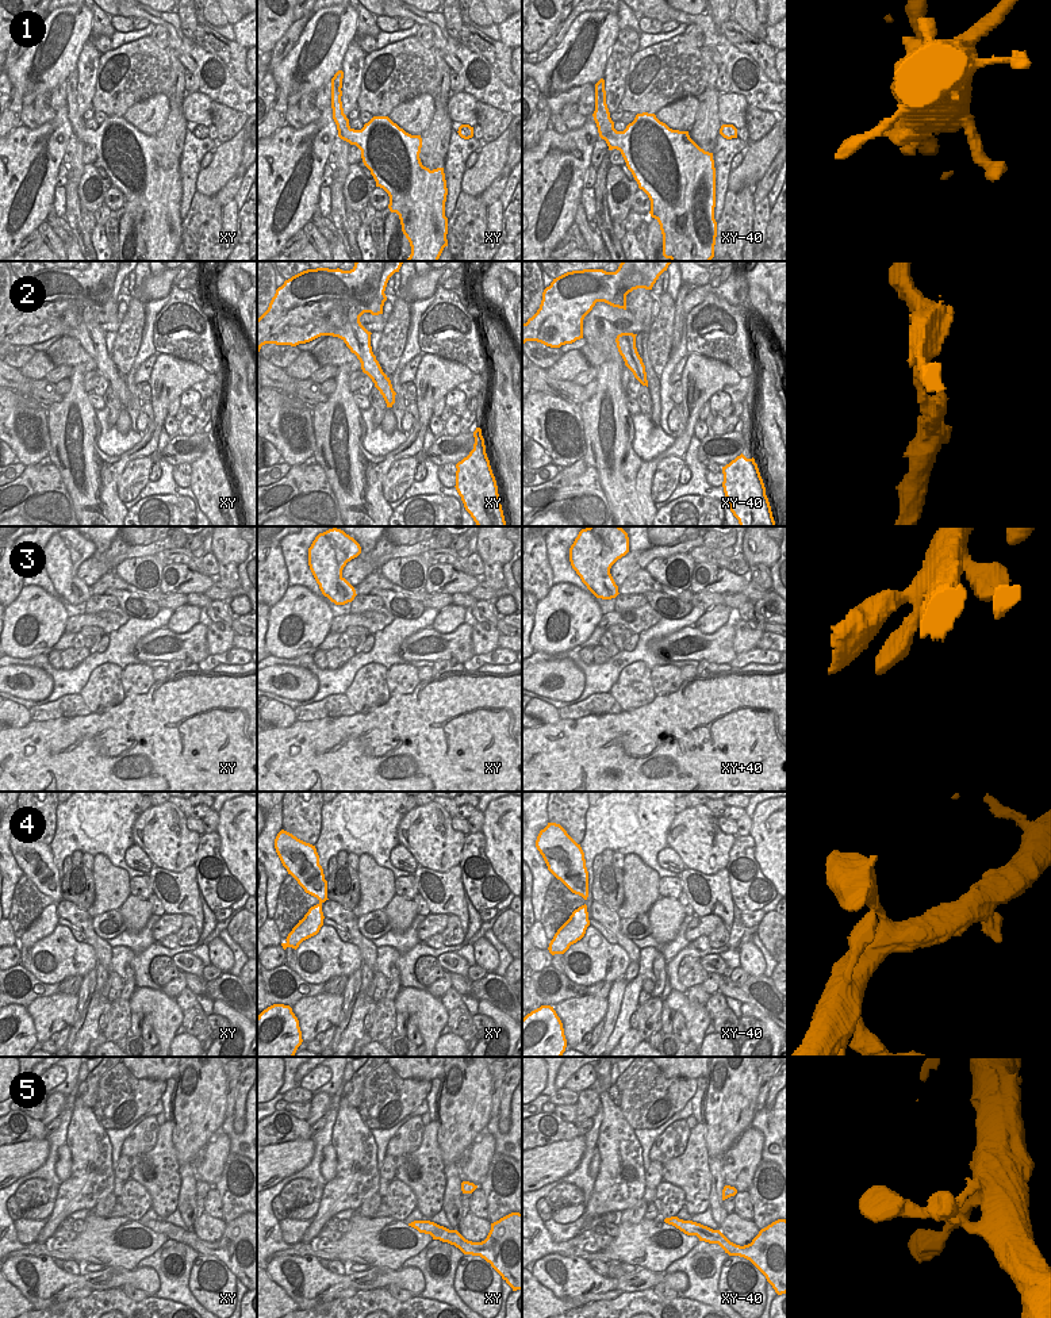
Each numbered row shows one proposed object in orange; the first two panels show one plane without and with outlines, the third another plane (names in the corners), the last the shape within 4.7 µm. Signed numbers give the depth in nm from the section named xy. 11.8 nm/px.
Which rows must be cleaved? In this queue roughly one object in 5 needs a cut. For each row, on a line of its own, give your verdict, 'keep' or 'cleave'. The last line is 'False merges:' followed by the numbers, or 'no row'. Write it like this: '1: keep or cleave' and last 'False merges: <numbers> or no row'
1: keep
2: cleave
3: keep
4: keep
5: keep
False merges: 2

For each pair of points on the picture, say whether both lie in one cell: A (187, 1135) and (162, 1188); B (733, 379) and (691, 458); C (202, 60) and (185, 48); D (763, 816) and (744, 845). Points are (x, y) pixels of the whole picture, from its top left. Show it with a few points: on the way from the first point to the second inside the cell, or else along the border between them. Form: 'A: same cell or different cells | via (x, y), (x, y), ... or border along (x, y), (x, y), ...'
A: different cells | border along (172, 1127), (172, 1144), (180, 1164)
B: different cells | border along (693, 435), (682, 456)
C: same cell | via (198, 60), (190, 52)
D: different cells | border along (750, 834), (754, 841), (754, 858), (759, 865)

